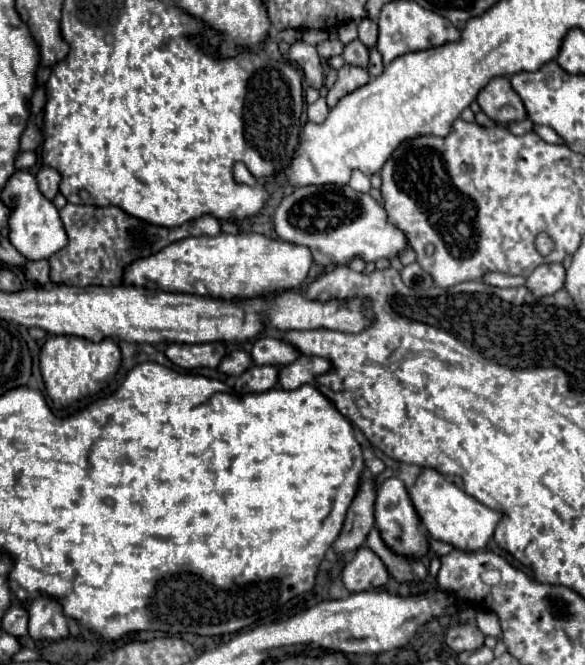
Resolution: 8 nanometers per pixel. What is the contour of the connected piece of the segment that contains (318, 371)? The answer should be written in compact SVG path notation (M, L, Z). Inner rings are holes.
M303 355L297 361L281 367L279 385L283 389L297 389L297 387L301 387L305 383L311 383L315 377L331 373L331 371L333 371L333 365L327 359Z

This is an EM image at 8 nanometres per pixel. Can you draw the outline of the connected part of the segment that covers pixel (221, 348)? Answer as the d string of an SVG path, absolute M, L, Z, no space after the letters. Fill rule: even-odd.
M169 343L165 355L183 369L199 369L199 367L219 367L223 357L227 355L225 343Z

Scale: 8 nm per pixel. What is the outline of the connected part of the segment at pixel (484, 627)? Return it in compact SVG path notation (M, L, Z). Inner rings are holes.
M477 611L475 623L485 635L501 639L501 625L499 625L499 619L497 619L497 615L493 611Z

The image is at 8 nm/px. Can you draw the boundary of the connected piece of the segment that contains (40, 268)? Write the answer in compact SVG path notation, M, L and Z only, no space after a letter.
M41 259L41 261L25 261L23 273L25 273L27 281L39 283L39 285L49 283L49 263L45 259Z

